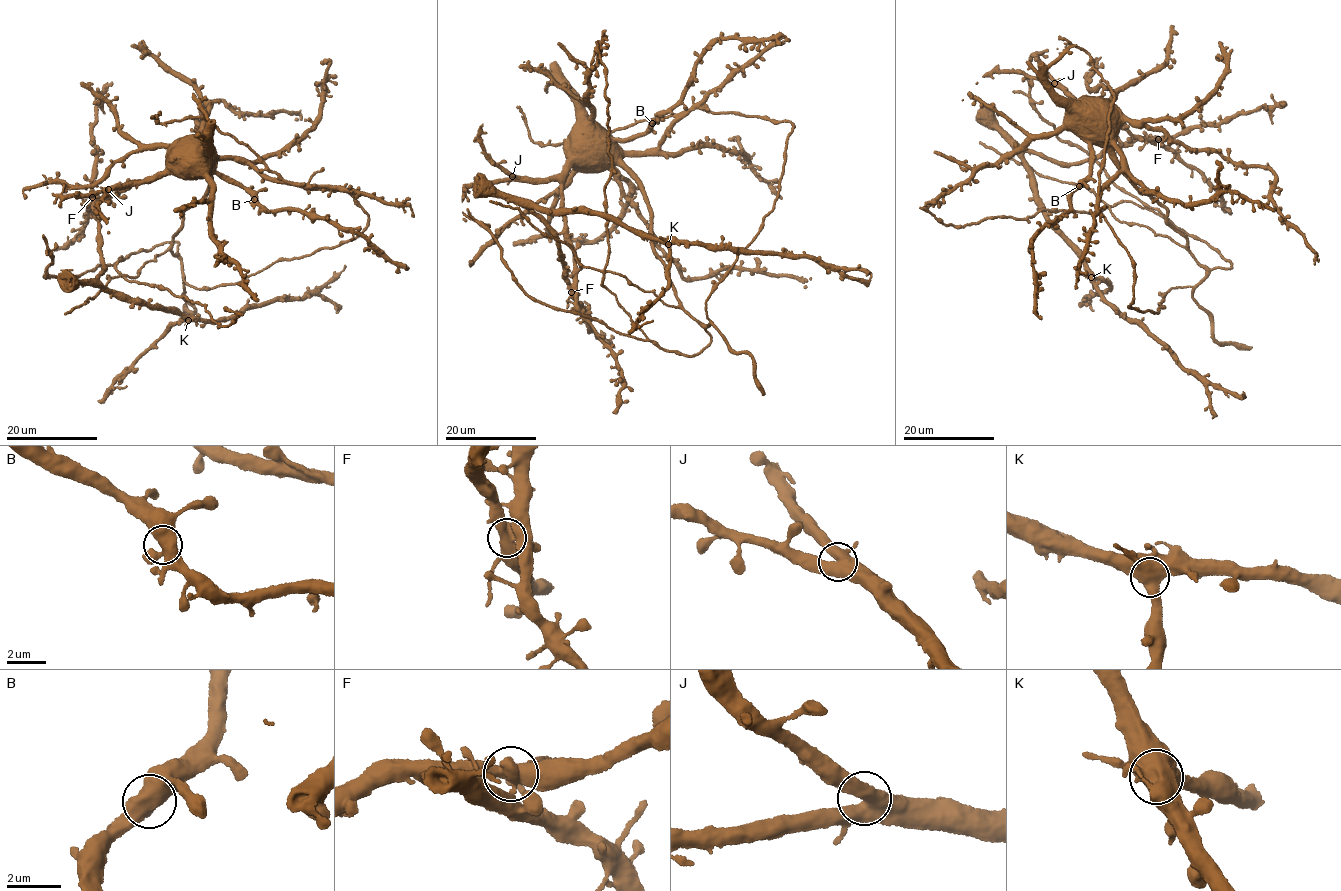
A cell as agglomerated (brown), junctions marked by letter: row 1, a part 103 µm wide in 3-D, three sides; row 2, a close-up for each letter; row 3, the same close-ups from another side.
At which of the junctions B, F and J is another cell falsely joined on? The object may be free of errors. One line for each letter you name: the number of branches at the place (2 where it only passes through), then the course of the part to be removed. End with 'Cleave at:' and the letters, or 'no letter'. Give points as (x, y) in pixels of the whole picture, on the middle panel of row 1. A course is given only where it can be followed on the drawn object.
F: branches 3; course (572, 291), (557, 232), (531, 205), (604, 213), (662, 239), (806, 255), (849, 276), (869, 280), (870, 272)
Cleave at: F

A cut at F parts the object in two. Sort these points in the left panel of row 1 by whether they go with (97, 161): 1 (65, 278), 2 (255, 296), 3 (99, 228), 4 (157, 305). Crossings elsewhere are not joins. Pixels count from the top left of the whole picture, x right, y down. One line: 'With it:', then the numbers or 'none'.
With it: 1, 3, 4

